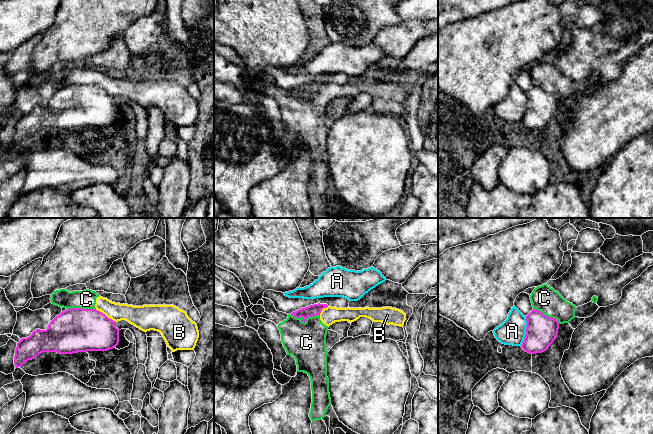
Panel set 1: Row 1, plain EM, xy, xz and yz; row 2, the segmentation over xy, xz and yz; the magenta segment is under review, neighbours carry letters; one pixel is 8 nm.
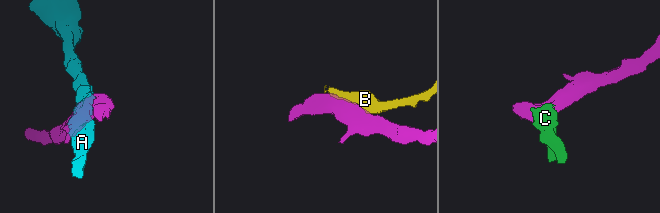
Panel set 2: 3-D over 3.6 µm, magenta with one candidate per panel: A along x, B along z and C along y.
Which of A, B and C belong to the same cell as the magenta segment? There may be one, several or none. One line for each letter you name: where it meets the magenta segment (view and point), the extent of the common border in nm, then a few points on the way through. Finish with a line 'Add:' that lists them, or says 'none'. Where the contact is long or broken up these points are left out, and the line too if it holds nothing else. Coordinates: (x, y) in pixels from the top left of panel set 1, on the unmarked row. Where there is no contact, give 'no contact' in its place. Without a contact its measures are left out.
Add: none

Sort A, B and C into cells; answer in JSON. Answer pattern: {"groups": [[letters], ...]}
{"groups": [["A"], ["B", "C"]]}

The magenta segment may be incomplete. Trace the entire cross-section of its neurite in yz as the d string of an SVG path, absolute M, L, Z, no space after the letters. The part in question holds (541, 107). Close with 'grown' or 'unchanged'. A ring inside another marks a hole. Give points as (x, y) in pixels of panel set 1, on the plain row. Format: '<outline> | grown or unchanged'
M533 85L526 92L526 97L526 111L521 121L522 125L530 130L546 127L557 113L558 96Z | unchanged

